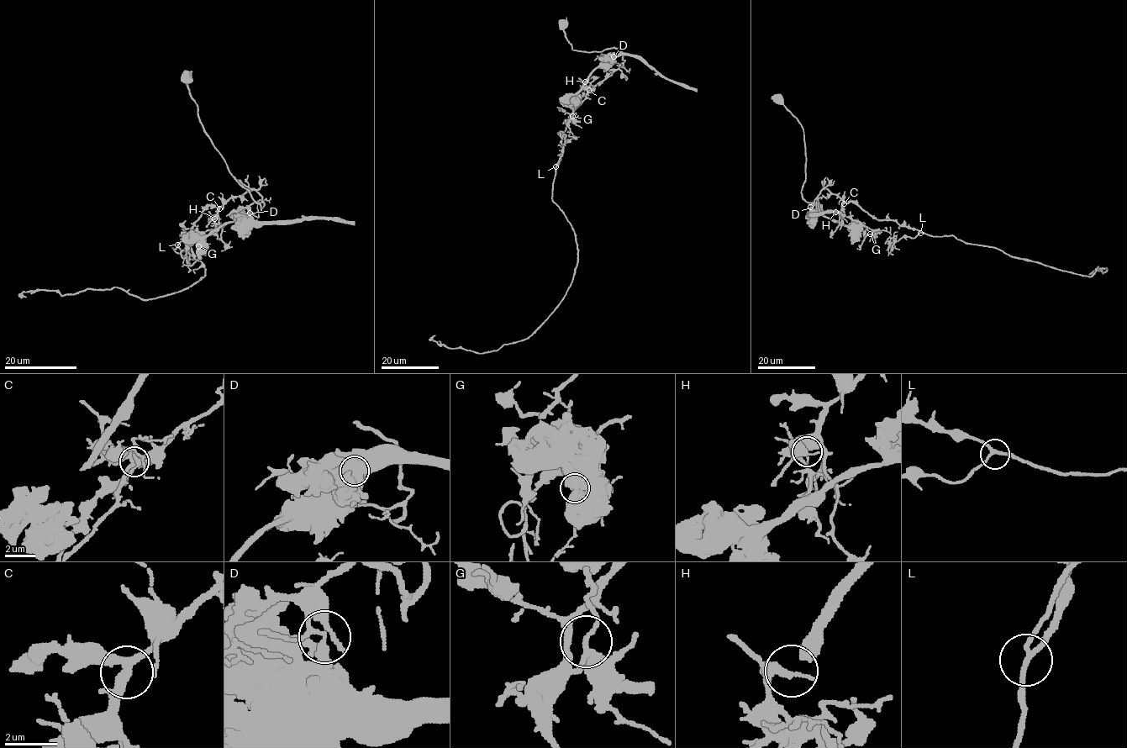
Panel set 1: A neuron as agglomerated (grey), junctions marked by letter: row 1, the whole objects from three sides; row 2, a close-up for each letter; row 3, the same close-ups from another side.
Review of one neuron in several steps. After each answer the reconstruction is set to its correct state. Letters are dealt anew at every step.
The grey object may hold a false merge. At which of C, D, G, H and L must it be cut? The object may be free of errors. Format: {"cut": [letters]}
{"cut": ["D"]}

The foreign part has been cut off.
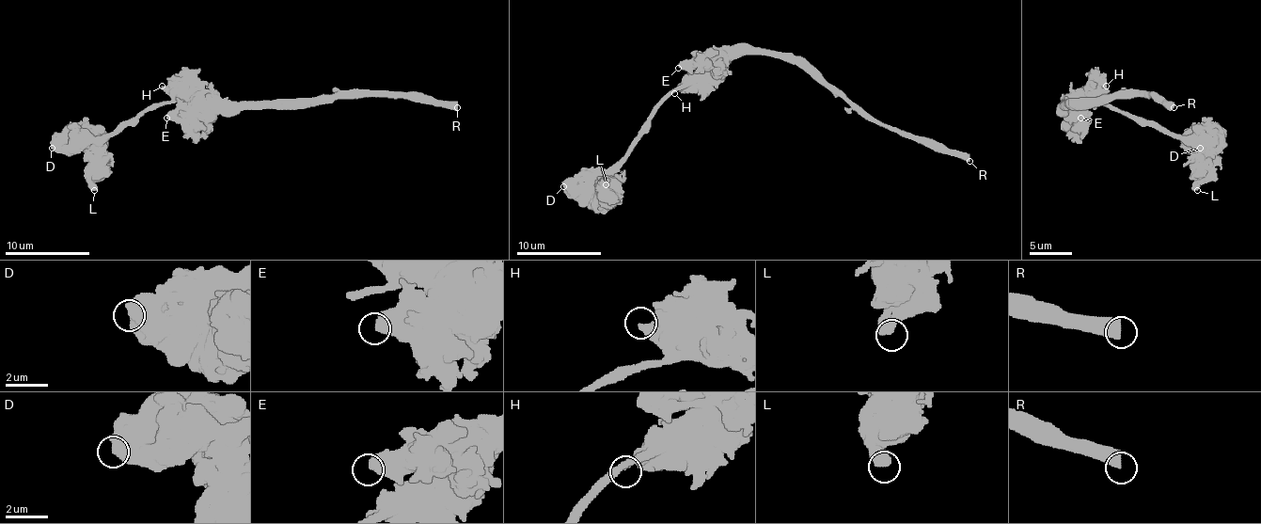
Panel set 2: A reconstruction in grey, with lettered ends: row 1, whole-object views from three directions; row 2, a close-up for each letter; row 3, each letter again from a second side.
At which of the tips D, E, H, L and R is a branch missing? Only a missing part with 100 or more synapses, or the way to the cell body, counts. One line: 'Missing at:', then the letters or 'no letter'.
Missing at: R

